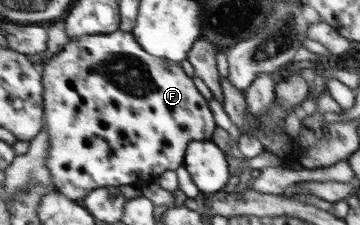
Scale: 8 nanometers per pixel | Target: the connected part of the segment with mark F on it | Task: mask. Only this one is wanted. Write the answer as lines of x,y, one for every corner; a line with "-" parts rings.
118,30
114,33
101,33
101,34
90,34
85,36
78,36
74,39
69,39
61,48
60,51
57,51
52,58
49,59
46,65
41,65
39,67
41,73
41,86
42,86
42,109
43,115
45,115
44,124
47,128
47,168
51,177
51,185
53,185
53,190
58,193
65,194
66,197
73,199
74,201
81,201
84,199
89,192
92,192
94,188
108,188
108,187
119,187
130,185
130,183
134,183
134,181
138,181
138,179
142,179
142,184
144,184
144,179
152,179
152,177
156,177
156,175
160,175
162,171
174,171
177,167
184,164
185,157
185,149
188,147
188,143
190,141
204,141
204,139
210,139
210,135
213,134
214,131
214,121
212,121
212,115
210,115
210,111
208,111
208,107
206,107
206,101
202,99
202,95
198,93
198,89
194,87
194,83
192,83
192,79
190,77
186,77
184,75
184,71
180,69
180,65
174,65
175,63
170,60
163,60
159,57
154,57
149,53
146,53
145,50
141,48
141,45
138,45
136,38
130,32
122,32

